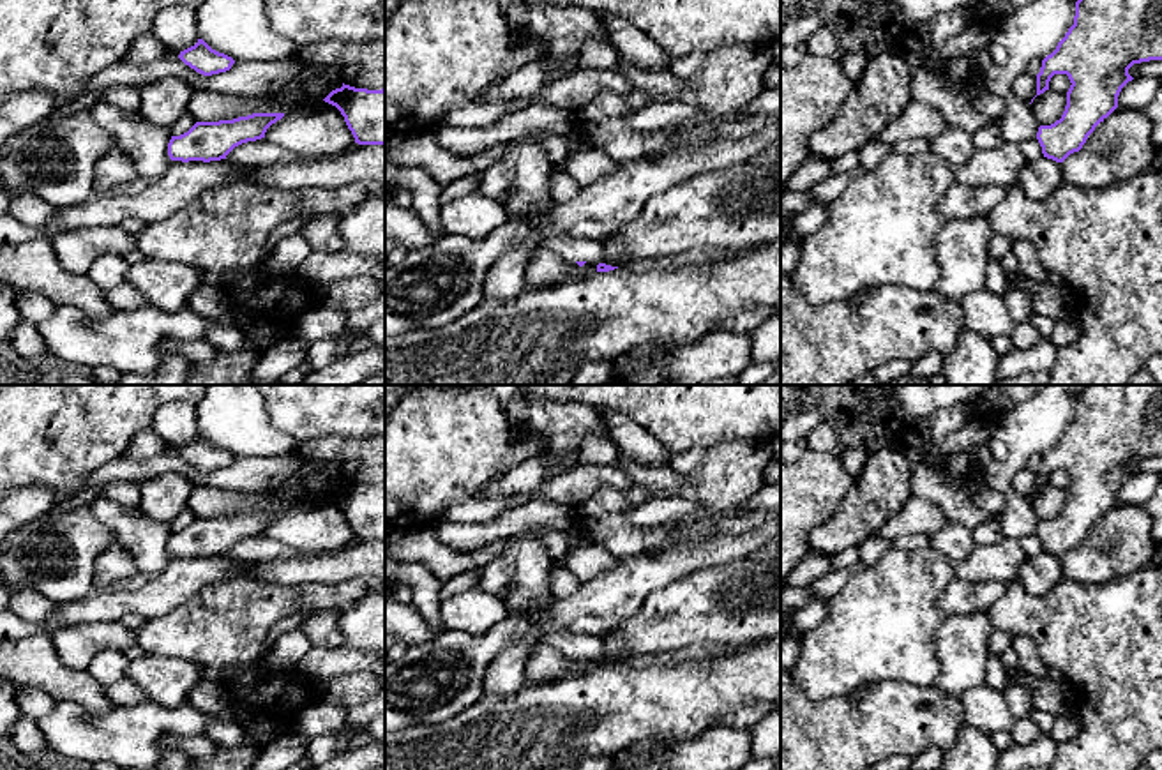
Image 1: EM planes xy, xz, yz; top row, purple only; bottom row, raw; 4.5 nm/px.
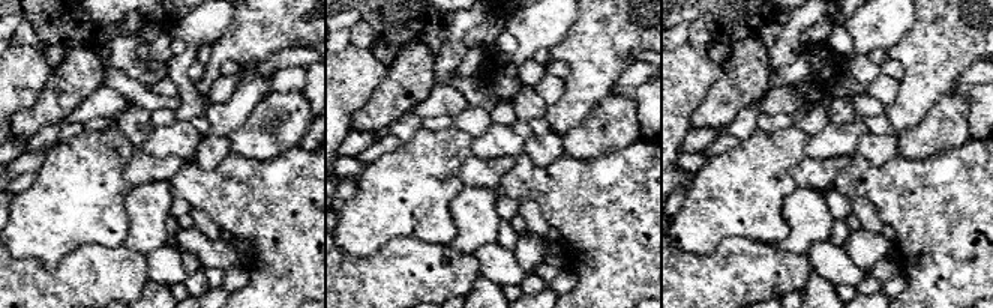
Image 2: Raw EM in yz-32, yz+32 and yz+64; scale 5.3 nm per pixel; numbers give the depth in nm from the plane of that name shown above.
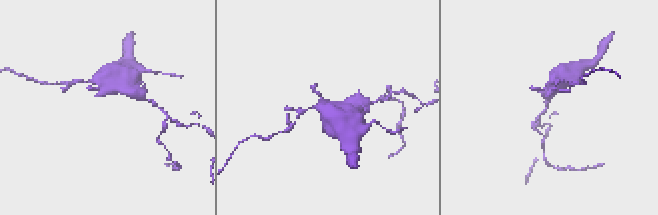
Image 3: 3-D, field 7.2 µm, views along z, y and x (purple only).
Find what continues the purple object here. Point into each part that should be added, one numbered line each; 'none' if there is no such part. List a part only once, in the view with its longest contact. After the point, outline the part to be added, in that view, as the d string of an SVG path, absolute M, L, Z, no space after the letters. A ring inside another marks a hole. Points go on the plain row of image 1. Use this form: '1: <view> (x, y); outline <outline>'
1: xz (571, 645); outline M546 630L544 643L562 652L567 659L593 657L600 652L599 636L577 636L563 630Z

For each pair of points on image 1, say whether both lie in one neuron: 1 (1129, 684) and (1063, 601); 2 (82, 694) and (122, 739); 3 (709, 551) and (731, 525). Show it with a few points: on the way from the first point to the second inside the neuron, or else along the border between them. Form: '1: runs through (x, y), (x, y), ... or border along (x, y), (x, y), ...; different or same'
1: runs through (1124, 663), (1083, 622); same
2: border along (60, 700), (90, 712), (110, 712), (117, 705); different
3: border along (762, 528), (716, 537), (680, 550); different

